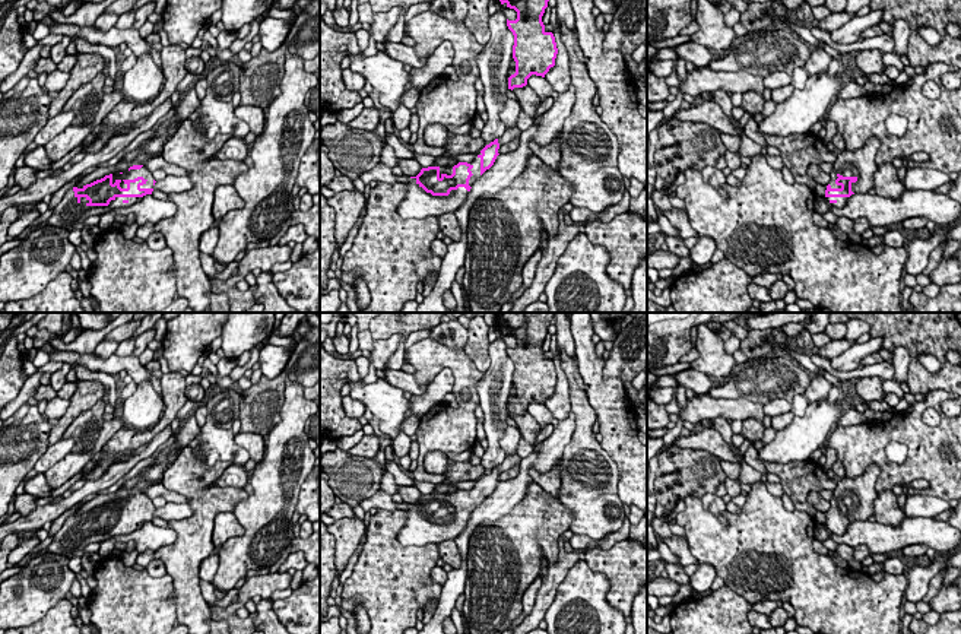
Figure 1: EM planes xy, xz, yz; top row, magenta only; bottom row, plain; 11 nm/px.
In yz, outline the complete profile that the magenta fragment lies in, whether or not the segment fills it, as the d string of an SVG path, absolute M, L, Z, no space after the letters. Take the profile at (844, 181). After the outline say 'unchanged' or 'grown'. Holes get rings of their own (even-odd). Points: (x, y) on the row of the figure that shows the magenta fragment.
M872 136L860 149L840 152L825 186L825 199L832 207L843 207L851 194L869 193L873 188L878 149L879 140Z; grown

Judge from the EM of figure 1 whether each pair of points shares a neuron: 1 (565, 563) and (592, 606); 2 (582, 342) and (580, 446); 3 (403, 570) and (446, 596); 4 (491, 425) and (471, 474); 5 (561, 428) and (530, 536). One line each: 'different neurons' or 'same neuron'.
1: different neurons
2: different neurons
3: different neurons
4: different neurons
5: different neurons

